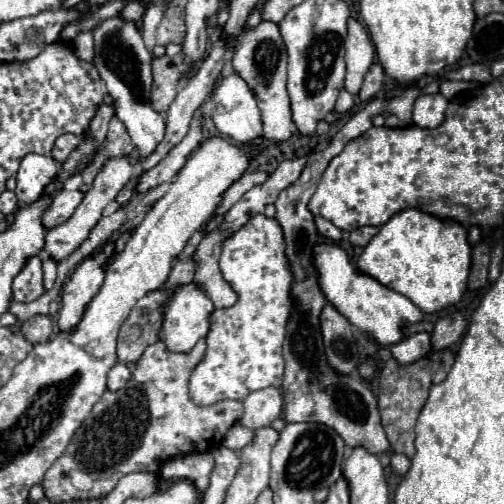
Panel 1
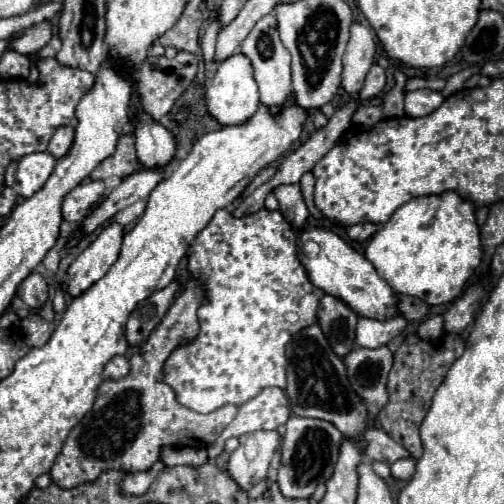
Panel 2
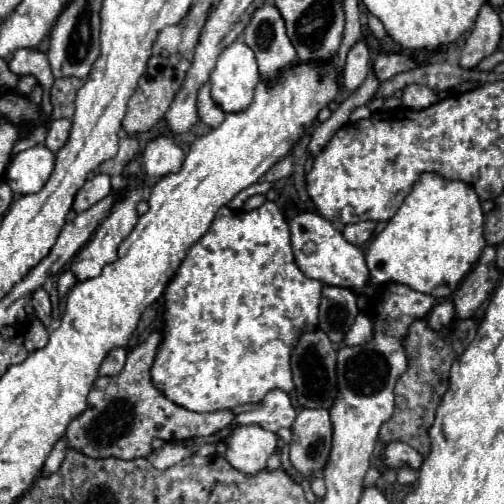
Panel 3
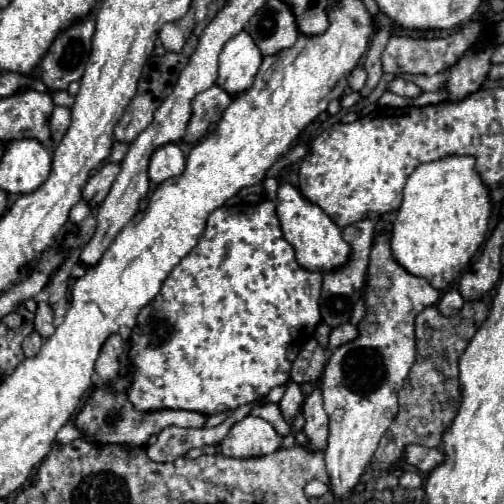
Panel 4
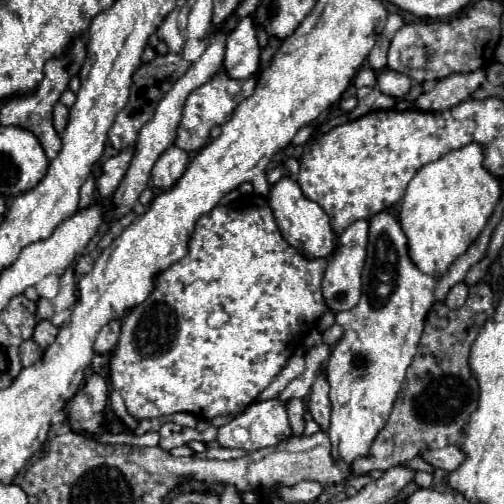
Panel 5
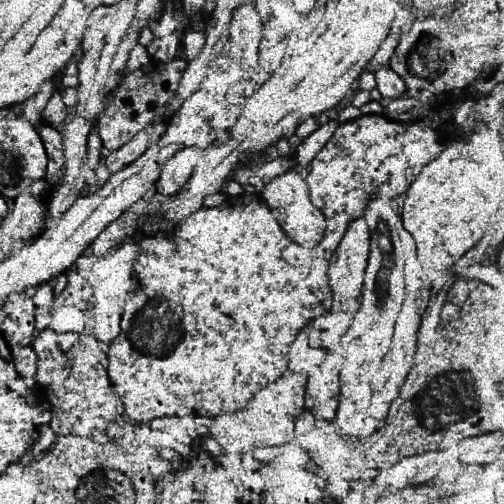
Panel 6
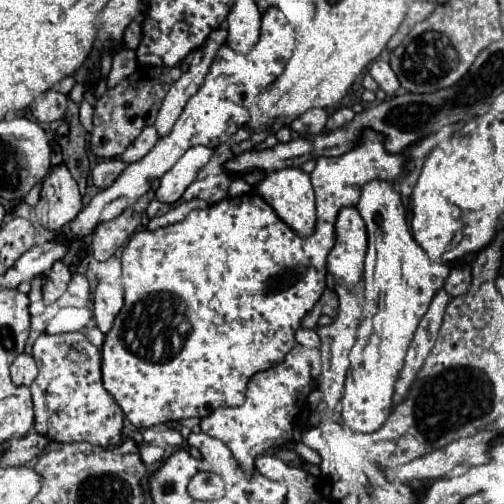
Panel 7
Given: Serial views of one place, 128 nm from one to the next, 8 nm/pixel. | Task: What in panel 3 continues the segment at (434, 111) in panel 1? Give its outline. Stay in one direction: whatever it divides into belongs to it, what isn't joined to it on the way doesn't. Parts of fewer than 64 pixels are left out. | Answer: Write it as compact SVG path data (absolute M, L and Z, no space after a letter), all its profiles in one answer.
M410 84L404 88L402 94L402 104L406 108L412 110L420 110L420 108L428 108L430 104L434 104L438 100L438 96L428 88L428 86L418 86L418 84Z

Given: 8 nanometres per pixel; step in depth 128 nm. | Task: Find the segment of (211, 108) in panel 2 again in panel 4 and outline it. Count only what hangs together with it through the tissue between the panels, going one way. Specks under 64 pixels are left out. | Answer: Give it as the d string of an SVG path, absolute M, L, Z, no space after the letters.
M242 30L228 40L220 52L216 84L220 84L226 92L232 92L232 96L238 96L252 86L260 62L262 54L258 46L254 44L252 36Z

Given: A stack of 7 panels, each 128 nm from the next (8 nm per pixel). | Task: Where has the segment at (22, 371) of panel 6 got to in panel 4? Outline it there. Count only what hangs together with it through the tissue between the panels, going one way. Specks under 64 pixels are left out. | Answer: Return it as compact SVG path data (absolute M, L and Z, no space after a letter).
M32 332L24 342L22 342L22 350L24 350L24 356L26 358L32 358L32 356L36 356L38 352L40 352L40 346L42 346L42 338L36 334L36 332Z

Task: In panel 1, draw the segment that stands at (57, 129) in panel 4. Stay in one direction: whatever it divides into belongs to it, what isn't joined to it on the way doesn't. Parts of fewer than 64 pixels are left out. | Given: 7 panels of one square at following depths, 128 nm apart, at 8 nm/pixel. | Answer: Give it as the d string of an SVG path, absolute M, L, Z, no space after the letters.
M62 134L56 142L54 142L54 148L52 148L52 158L56 162L64 162L68 158L68 154L80 144L80 136L74 136L74 134Z

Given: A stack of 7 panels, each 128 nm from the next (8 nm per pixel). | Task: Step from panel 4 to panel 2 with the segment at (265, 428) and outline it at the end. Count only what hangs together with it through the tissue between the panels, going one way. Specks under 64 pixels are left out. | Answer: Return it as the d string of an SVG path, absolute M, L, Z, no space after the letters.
M250 432L240 436L240 446L230 454L228 472L244 488L260 482L268 474L268 464L278 446L278 432Z

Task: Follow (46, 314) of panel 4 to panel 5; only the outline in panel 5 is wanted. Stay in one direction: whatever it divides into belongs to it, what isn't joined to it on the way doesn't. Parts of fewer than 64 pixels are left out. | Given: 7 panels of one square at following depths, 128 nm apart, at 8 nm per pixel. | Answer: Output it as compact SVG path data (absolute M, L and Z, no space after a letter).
M42 320L36 324L36 330L34 330L34 342L40 346L40 350L44 352L54 340L56 340L56 334L58 334L58 328L52 326L48 320Z

